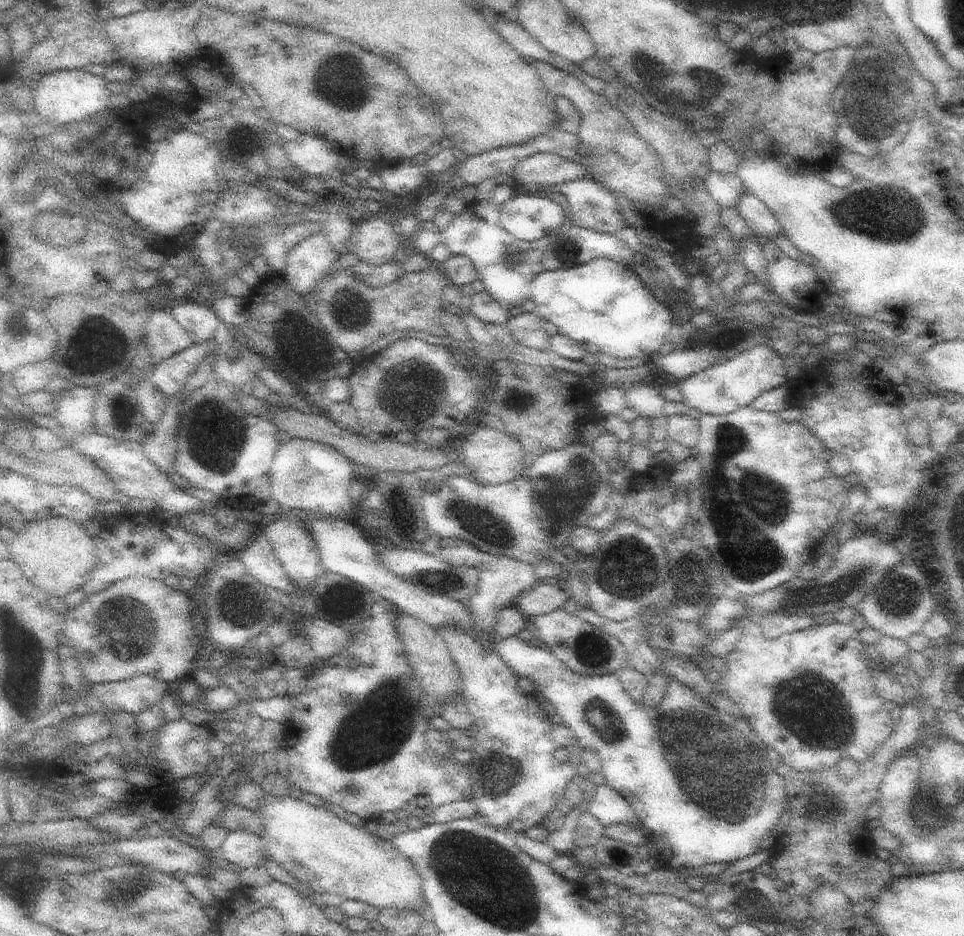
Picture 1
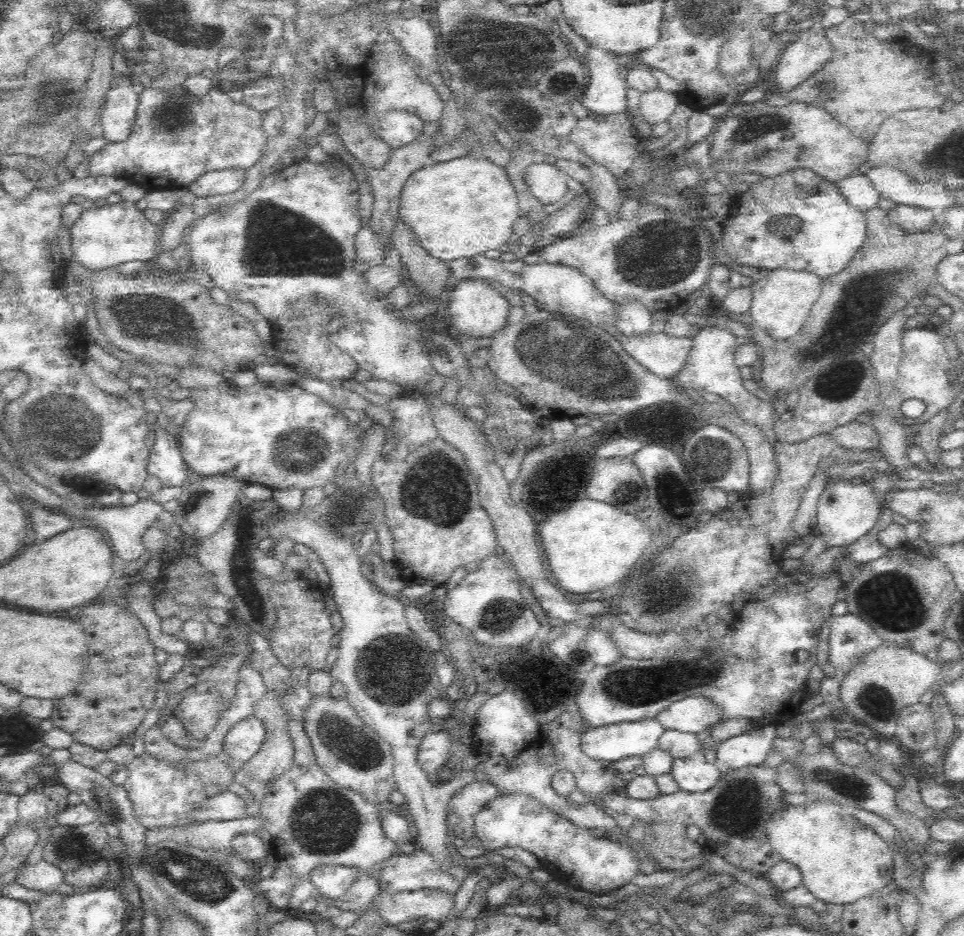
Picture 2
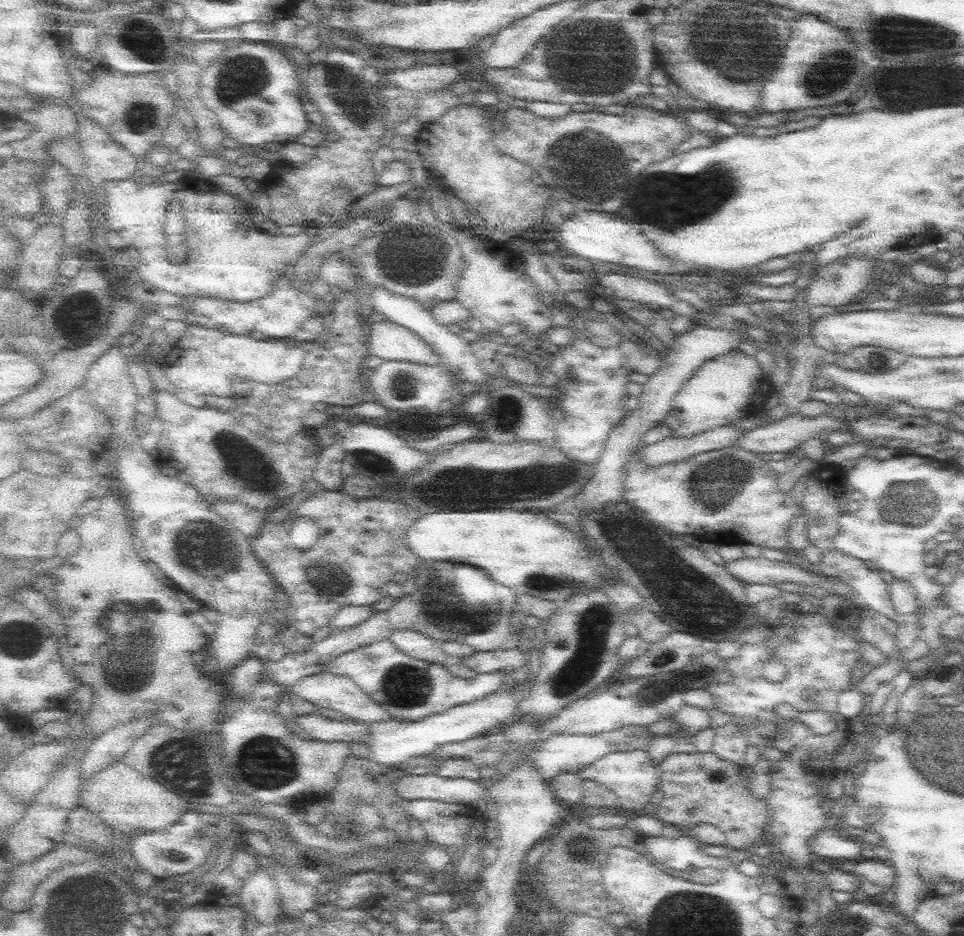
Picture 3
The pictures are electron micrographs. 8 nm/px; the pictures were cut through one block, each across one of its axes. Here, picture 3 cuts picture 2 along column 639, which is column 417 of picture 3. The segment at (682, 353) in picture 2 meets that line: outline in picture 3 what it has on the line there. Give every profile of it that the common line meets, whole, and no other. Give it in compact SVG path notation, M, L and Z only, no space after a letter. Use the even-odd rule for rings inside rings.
M388 319L368 324L366 339L370 356L378 356L384 361L439 363L439 356L419 334Z

